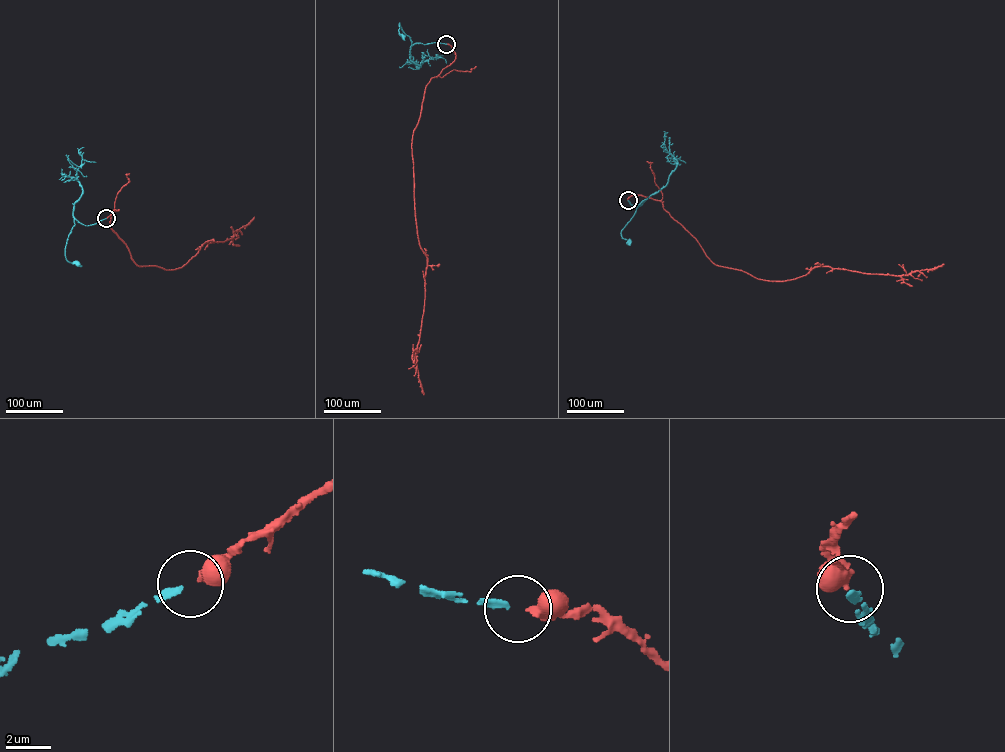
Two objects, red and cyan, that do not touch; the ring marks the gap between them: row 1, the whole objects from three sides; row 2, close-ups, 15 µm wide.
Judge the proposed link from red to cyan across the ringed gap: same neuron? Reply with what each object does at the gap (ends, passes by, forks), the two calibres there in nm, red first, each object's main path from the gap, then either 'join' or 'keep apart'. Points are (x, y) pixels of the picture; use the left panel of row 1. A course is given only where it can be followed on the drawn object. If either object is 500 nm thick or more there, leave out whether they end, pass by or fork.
red ends | cyan ends | 440/280 nm | red via (106, 218), (119, 209), (111, 227), (136, 264), (167, 270), (182, 266), (204, 243), (232, 238), (254, 217) | cyan via (106, 218), (88, 225), (74, 219), (65, 253), (66, 260), (78, 264) | join

